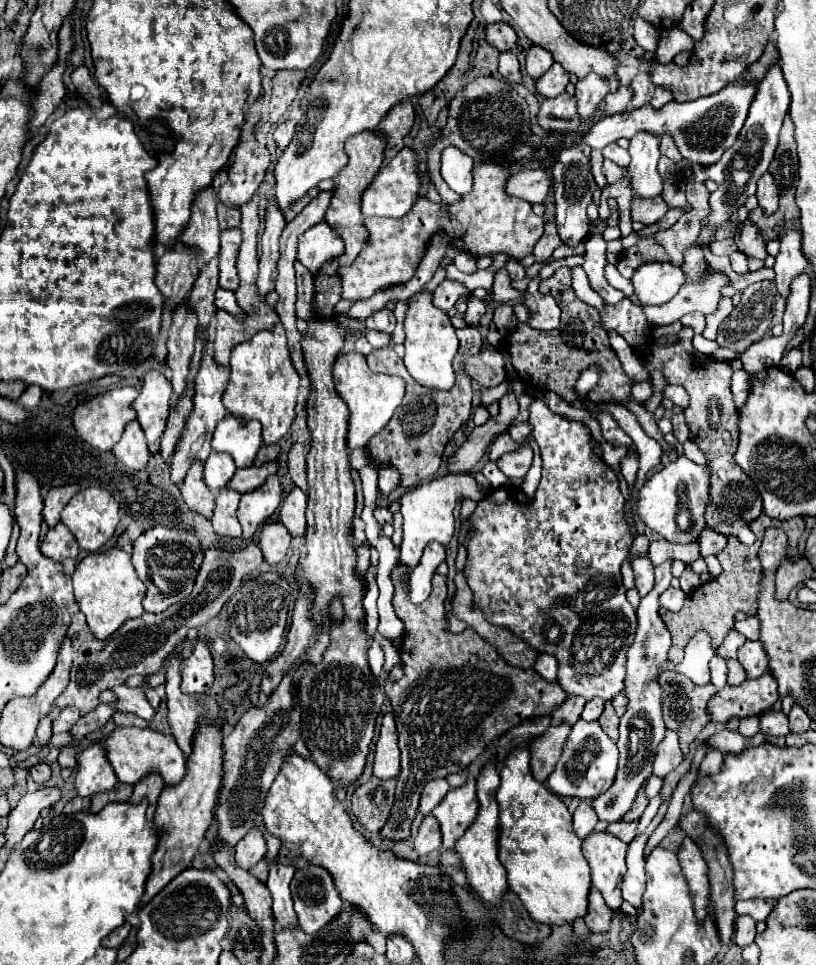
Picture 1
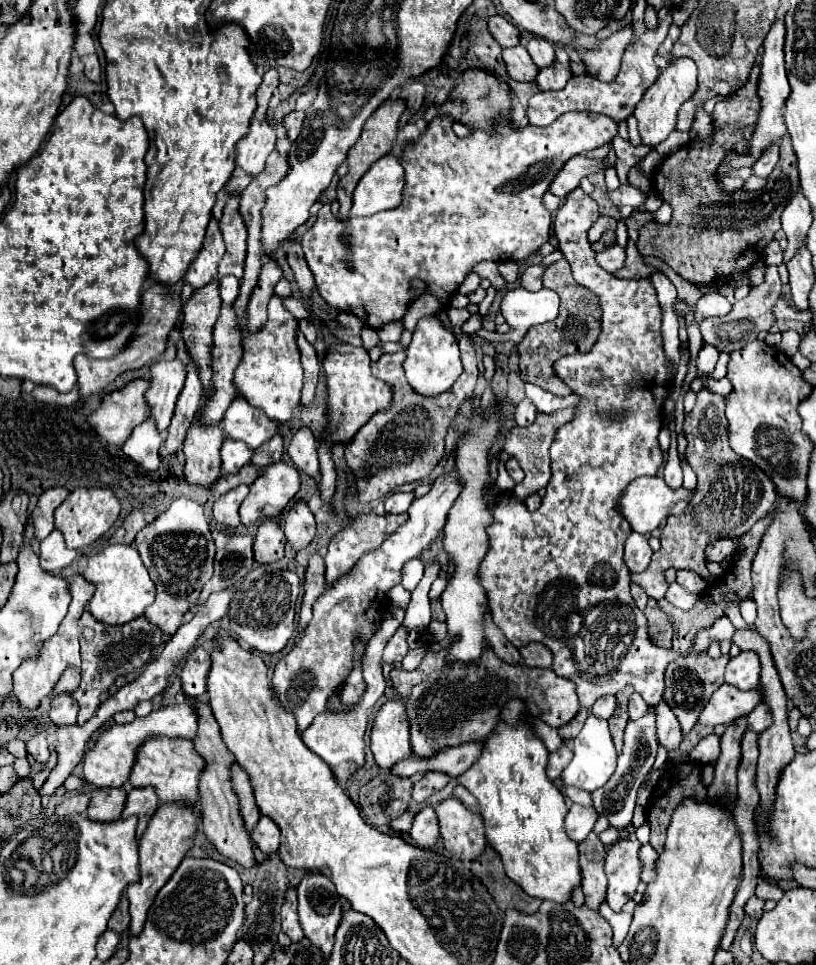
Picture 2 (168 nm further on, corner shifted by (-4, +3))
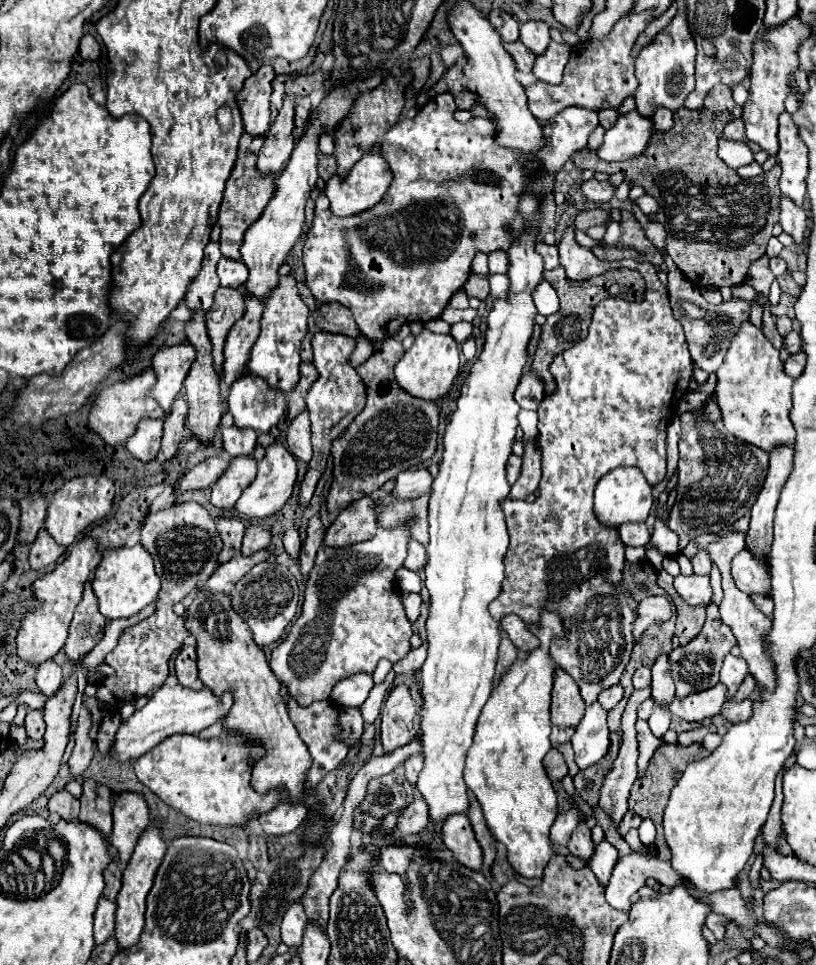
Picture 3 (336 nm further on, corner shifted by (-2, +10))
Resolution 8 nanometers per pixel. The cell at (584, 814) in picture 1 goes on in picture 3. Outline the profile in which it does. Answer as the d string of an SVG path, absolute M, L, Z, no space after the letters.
M567 810L567 812L559 814L557 820L551 826L551 840L553 840L553 844L567 846L567 842L571 838L571 832L579 824L579 820L581 820L581 812L577 812L577 810Z

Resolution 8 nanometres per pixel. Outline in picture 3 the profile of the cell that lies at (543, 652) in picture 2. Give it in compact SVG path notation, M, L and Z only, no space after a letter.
M517 614L503 616L501 618L501 628L507 632L507 636L517 646L519 652L529 652L529 650L533 650L539 644L539 640L525 628L523 620Z

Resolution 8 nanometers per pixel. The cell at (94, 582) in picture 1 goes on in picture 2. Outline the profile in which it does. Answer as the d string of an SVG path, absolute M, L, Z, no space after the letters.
M109 545L101 553L89 557L83 579L95 587L89 601L89 613L105 625L123 625L145 613L145 607L155 601L155 583L151 581L139 553L131 545Z

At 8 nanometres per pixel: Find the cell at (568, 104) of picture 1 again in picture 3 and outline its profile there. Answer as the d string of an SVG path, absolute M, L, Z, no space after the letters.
M649 12L623 16L609 32L609 38L585 40L585 42L573 46L573 54L565 66L561 84L551 86L545 82L535 82L525 88L527 100L529 100L529 110L533 112L533 116L541 122L547 122L553 116L557 116L557 112L561 112L569 106L581 106L581 108L595 110L595 112L599 112L603 108L621 106L623 98L631 96L637 88L635 66L633 66L635 60L631 56L631 48L633 48L637 36L647 28L649 22L651 22Z

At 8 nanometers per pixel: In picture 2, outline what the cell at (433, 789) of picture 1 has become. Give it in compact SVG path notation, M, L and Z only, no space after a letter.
M427 771L415 785L413 785L413 801L423 803L427 801L433 793L441 791L449 783L449 775L443 775L439 771Z

